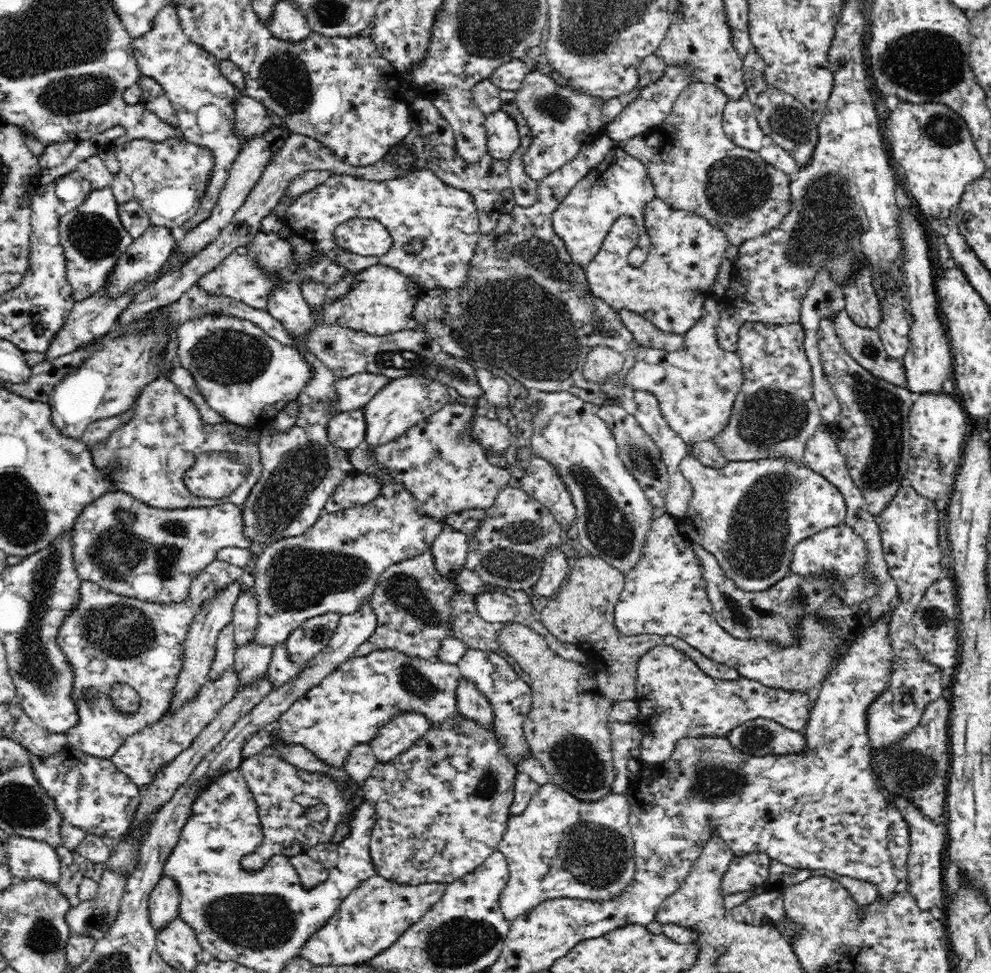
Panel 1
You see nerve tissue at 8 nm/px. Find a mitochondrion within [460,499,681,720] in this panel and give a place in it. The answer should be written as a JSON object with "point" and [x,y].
{"point":[514,559]}

